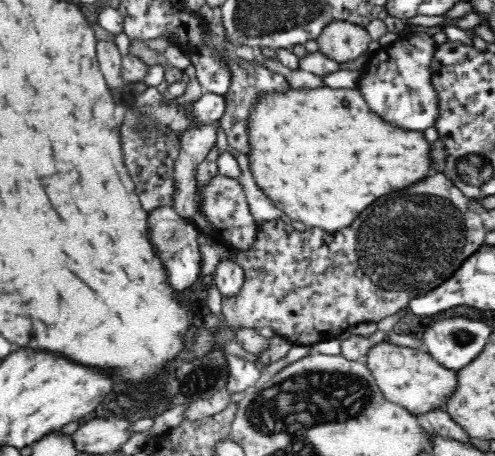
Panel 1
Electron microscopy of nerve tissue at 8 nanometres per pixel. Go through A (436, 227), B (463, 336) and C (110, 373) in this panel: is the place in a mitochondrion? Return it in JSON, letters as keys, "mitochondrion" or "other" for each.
{"A":"mitochondrion","B":"mitochondrion","C":"other"}

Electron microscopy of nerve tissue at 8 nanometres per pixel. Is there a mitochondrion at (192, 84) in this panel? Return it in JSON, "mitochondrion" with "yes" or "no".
{"mitochondrion":"no"}

